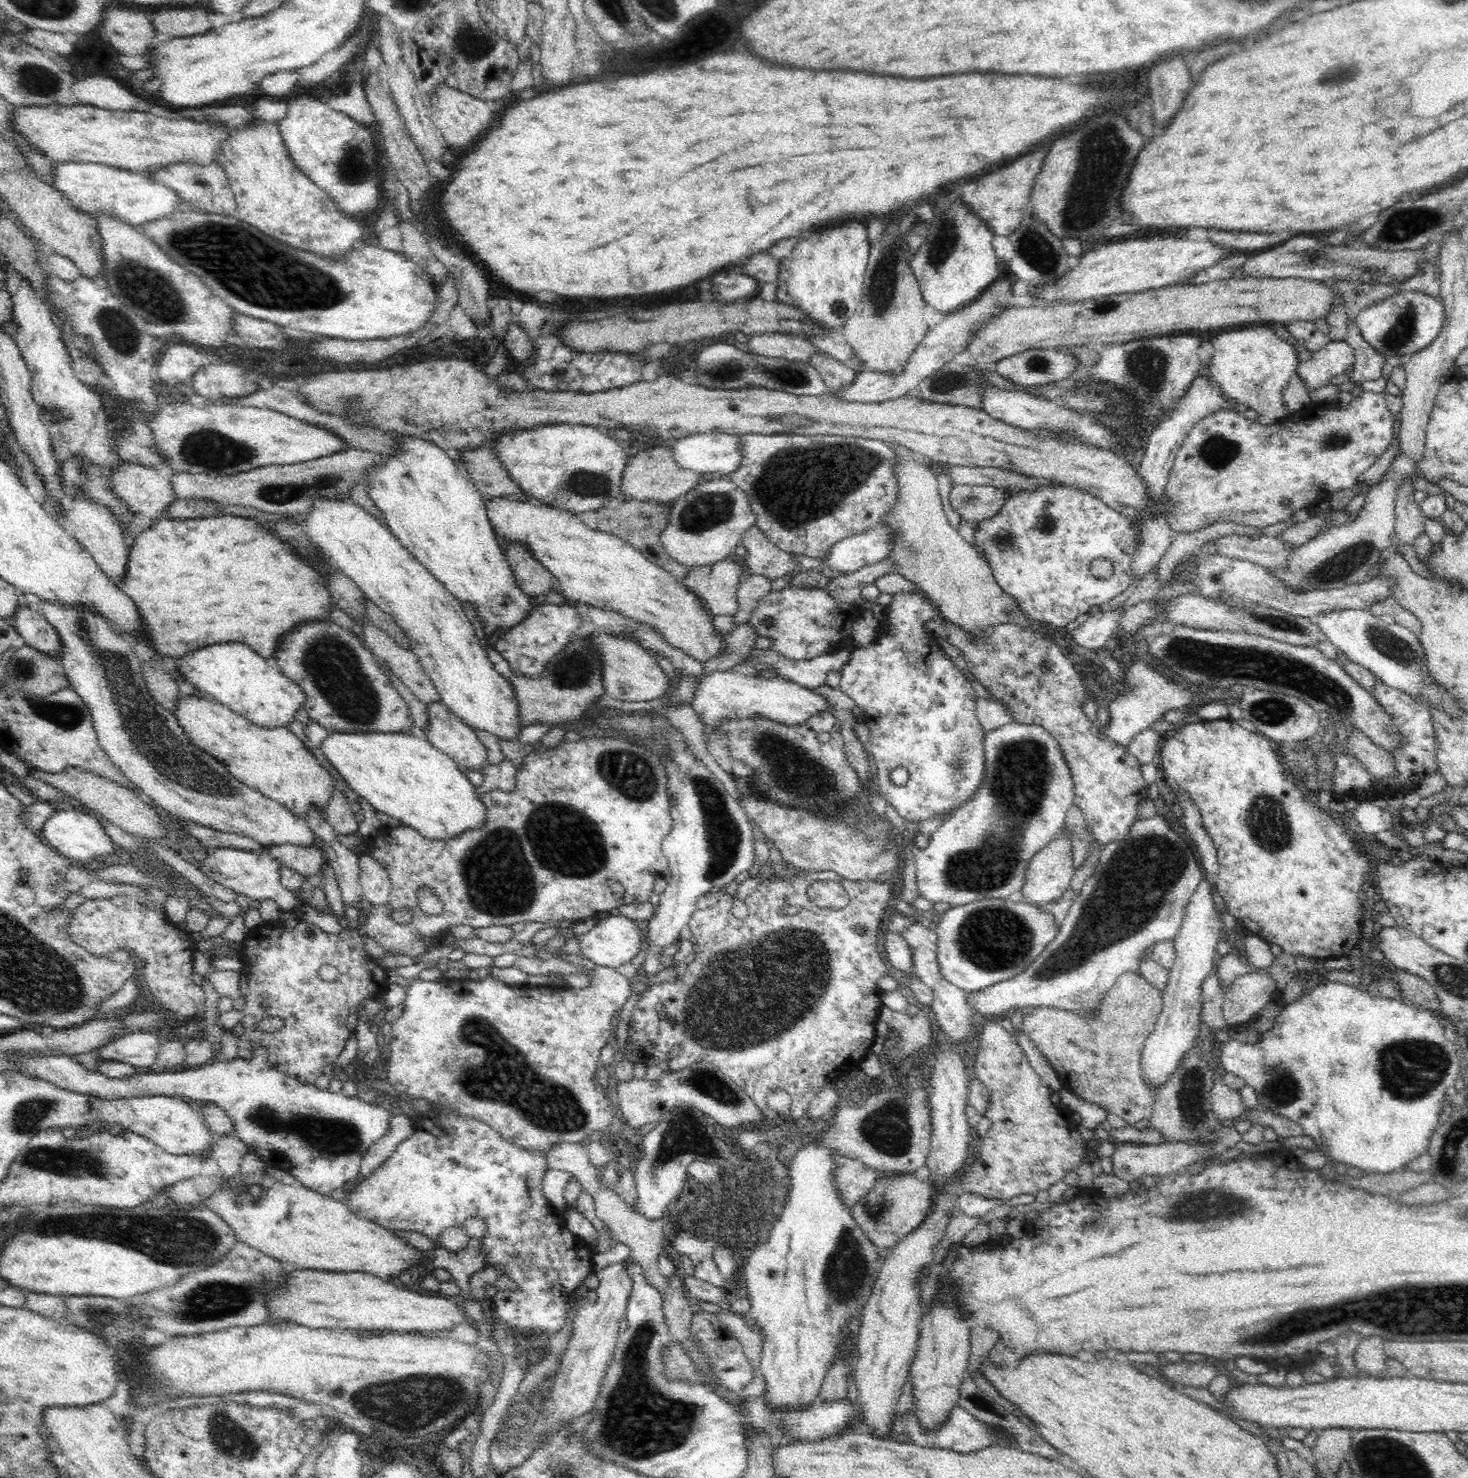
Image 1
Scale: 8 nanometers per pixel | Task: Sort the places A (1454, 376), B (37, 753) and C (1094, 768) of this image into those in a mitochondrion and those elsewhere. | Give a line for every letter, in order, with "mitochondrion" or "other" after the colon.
A: other
B: other
C: other

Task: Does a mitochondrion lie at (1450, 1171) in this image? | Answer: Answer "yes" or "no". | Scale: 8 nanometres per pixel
yes

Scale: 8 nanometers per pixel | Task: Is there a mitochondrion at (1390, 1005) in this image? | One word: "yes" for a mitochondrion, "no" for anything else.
no

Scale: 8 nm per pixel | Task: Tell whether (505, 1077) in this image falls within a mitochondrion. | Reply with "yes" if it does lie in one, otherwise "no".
yes

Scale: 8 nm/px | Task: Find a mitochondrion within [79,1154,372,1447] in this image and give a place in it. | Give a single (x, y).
(220, 1299)

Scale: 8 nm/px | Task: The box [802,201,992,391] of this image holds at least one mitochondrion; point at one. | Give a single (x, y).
(885, 276)

